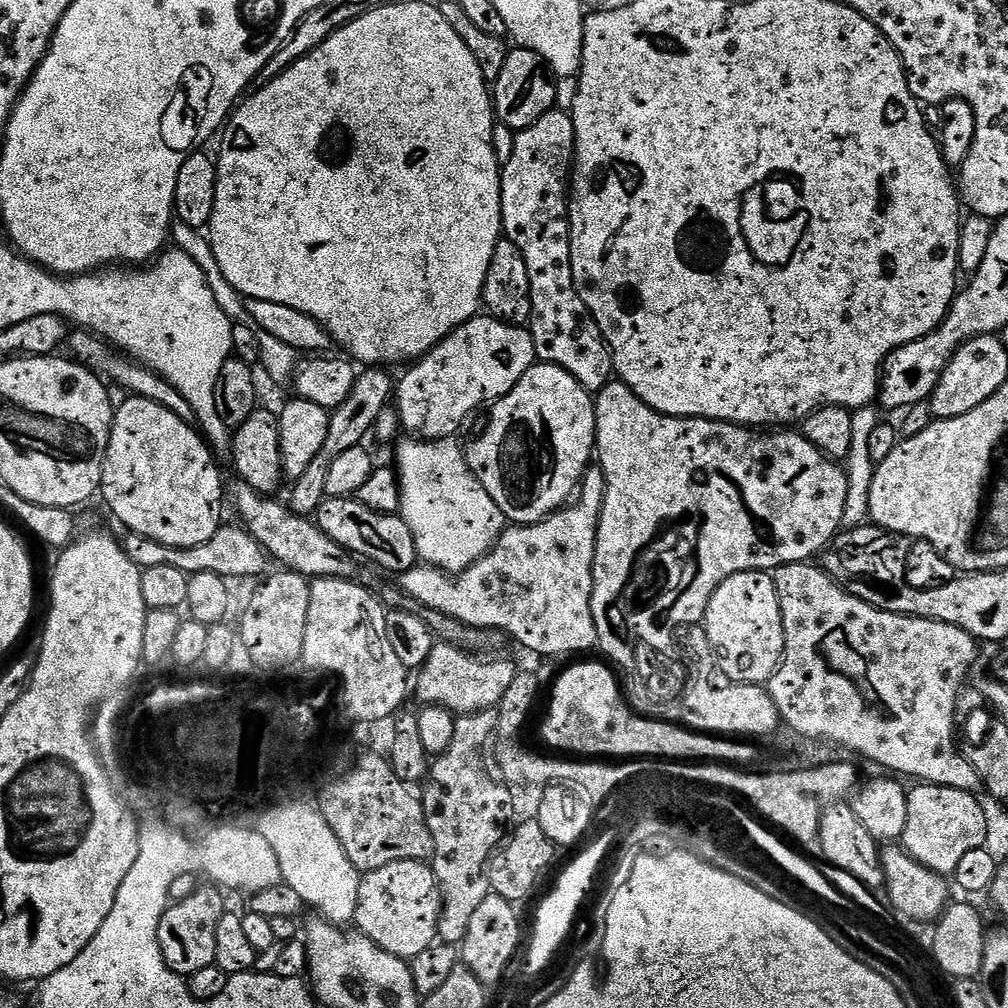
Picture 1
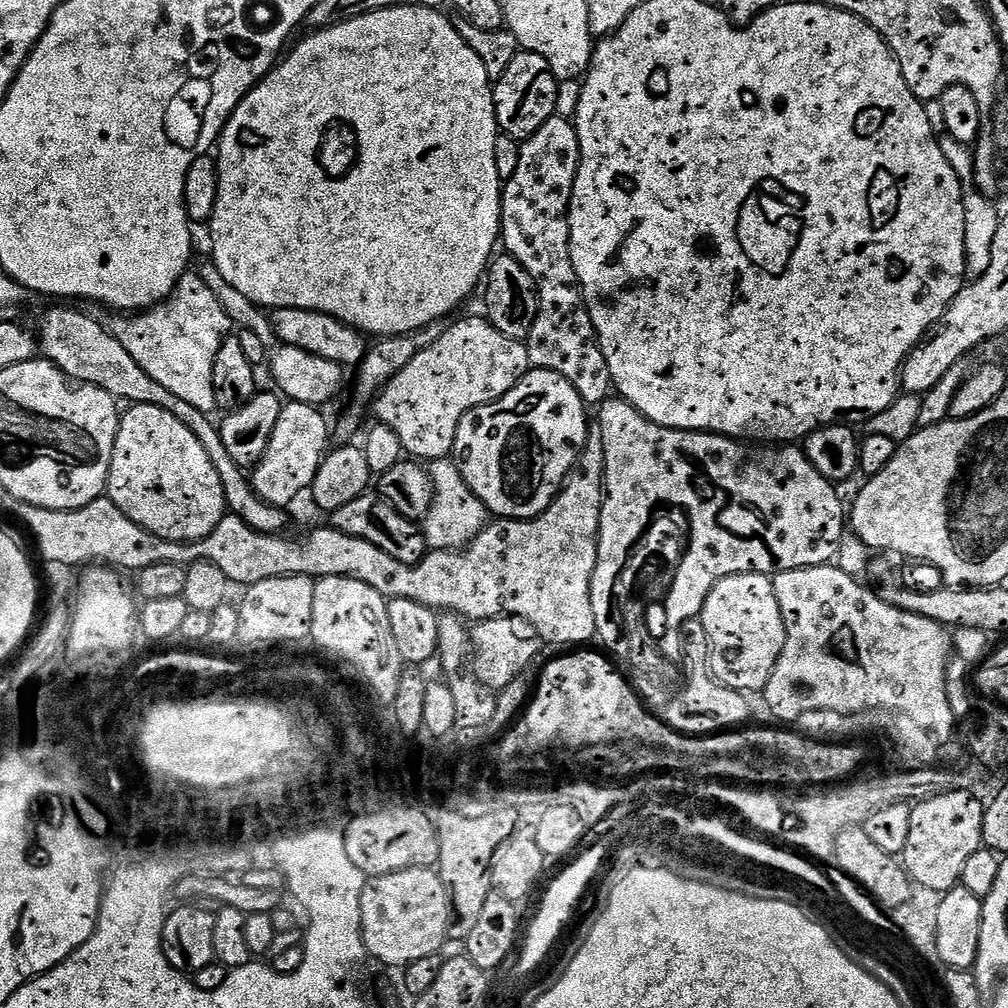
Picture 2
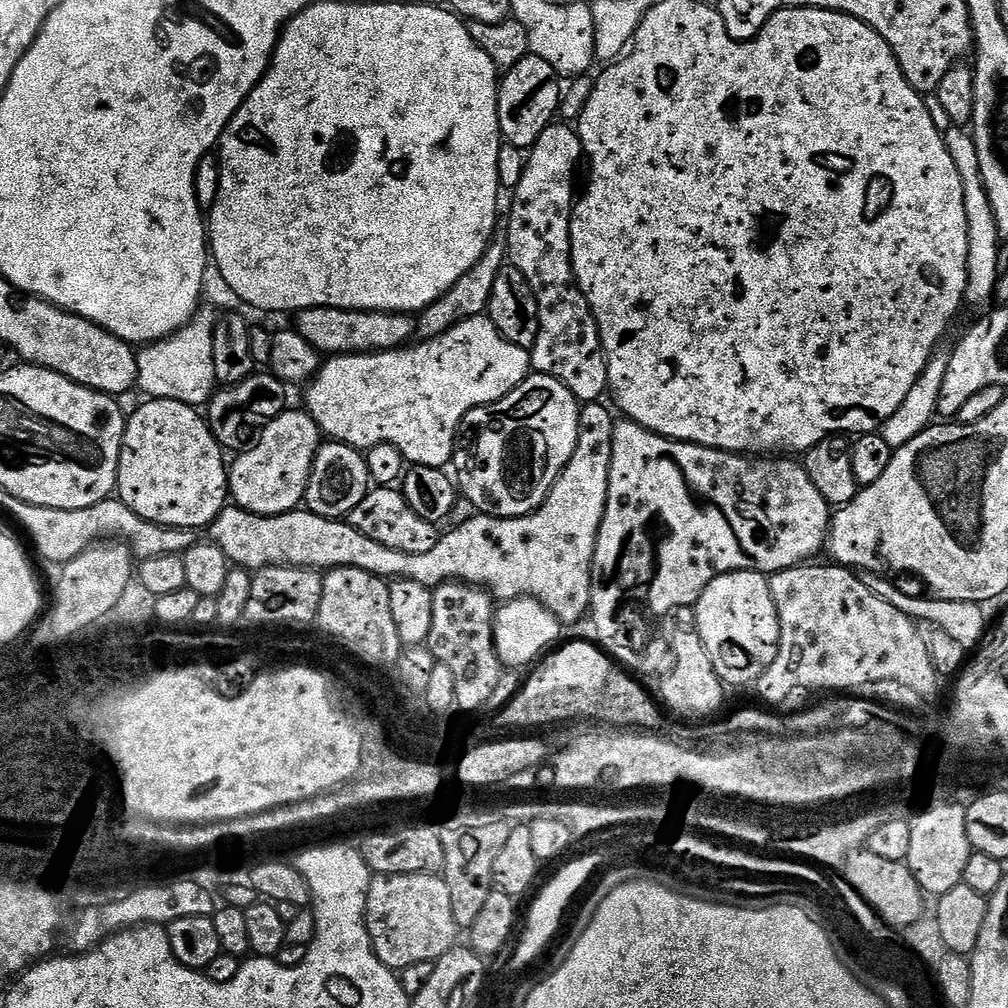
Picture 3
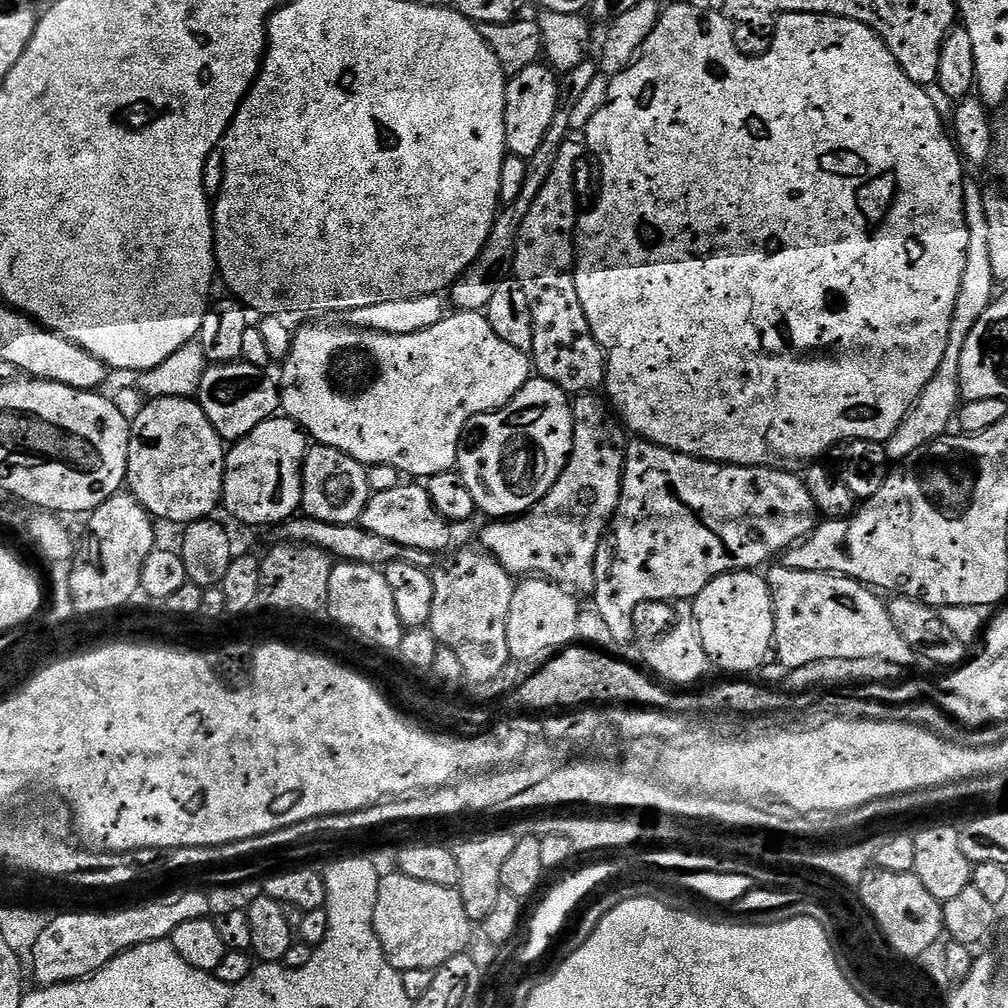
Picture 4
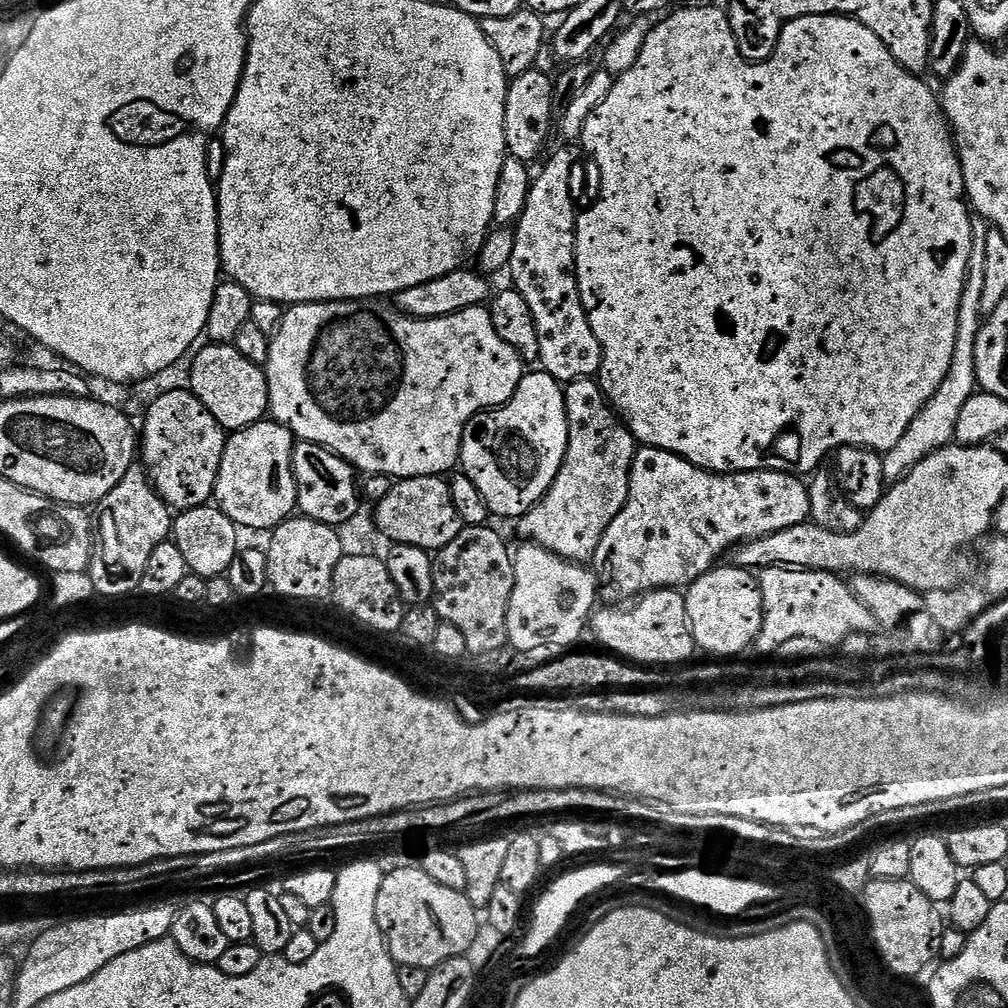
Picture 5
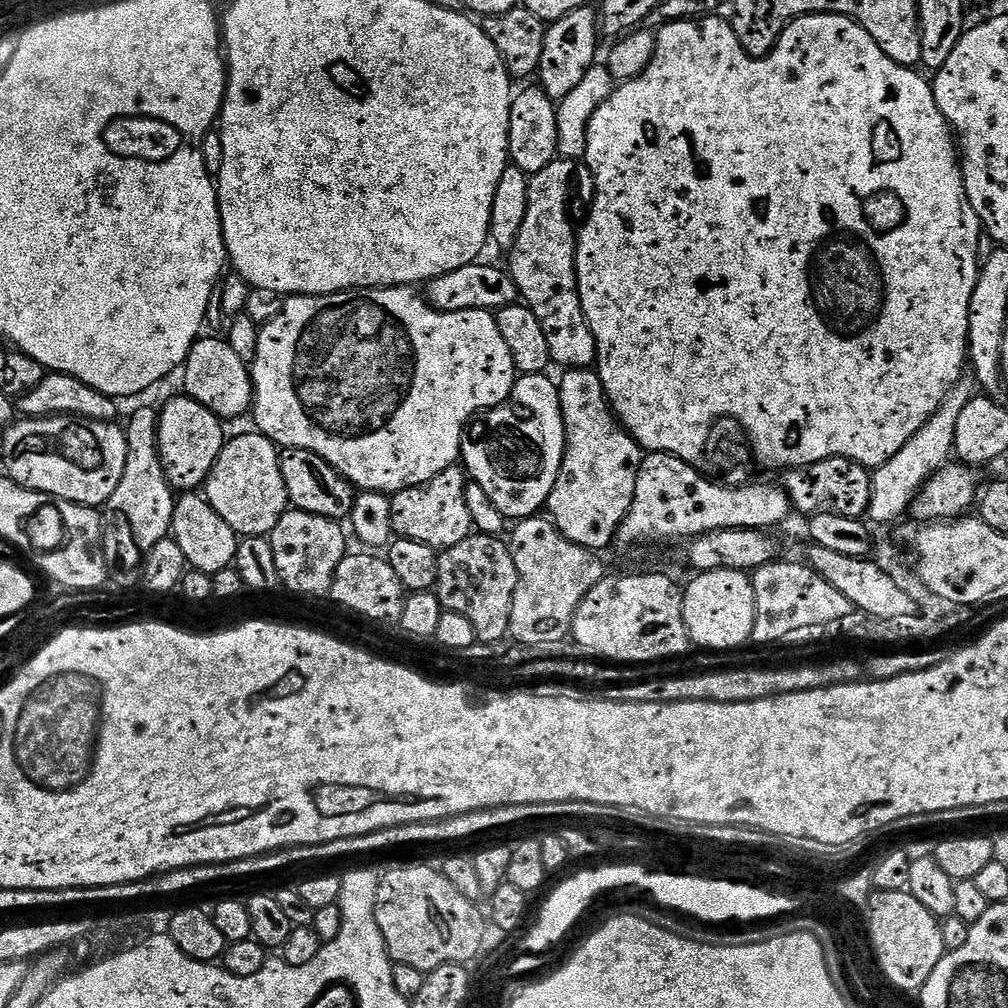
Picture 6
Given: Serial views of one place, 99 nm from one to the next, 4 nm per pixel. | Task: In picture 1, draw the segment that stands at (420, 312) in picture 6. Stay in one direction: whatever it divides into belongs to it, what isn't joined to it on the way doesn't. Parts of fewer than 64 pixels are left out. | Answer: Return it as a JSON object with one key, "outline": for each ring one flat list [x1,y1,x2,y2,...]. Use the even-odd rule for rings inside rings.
{"outline":[[487,314,473,316,415,361,401,380,399,377,394,405,402,414,403,431,422,440,455,437,475,408,501,400,535,363,536,351,527,327,507,324]]}

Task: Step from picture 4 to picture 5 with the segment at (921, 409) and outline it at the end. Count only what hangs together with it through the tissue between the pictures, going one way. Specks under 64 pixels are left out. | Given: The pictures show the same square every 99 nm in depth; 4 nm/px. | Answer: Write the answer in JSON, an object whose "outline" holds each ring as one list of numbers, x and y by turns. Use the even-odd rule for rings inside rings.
{"outline":[[977,215,972,216,972,253,968,263,968,277,962,290,962,302,958,306,958,338,954,342,954,362,950,362,950,370,946,370,942,386,934,390,934,398,930,398,926,406,922,406,918,418,914,418,914,422,906,426,906,434,902,434,898,446,883,453,888,482,902,479,914,466,918,466,918,462,922,462,922,458,955,441,962,406,966,406,966,402,970,402,972,395,978,391,974,346,978,342,982,317,985,315,982,310,982,290,986,287,986,238,989,231,987,220]]}

